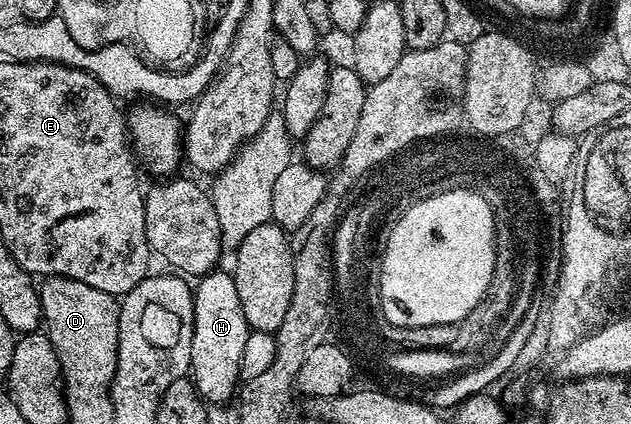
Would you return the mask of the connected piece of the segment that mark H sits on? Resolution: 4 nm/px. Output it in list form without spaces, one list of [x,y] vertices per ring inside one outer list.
[[[215,271],[206,274],[193,286],[193,293],[195,319],[189,372],[203,401],[210,405],[225,406],[226,400],[229,397],[231,400],[239,388],[242,376],[240,359],[244,359],[244,343],[248,343],[248,335],[252,330],[250,324],[244,319],[244,307],[240,307],[240,291],[236,291],[236,283],[229,272]]]

